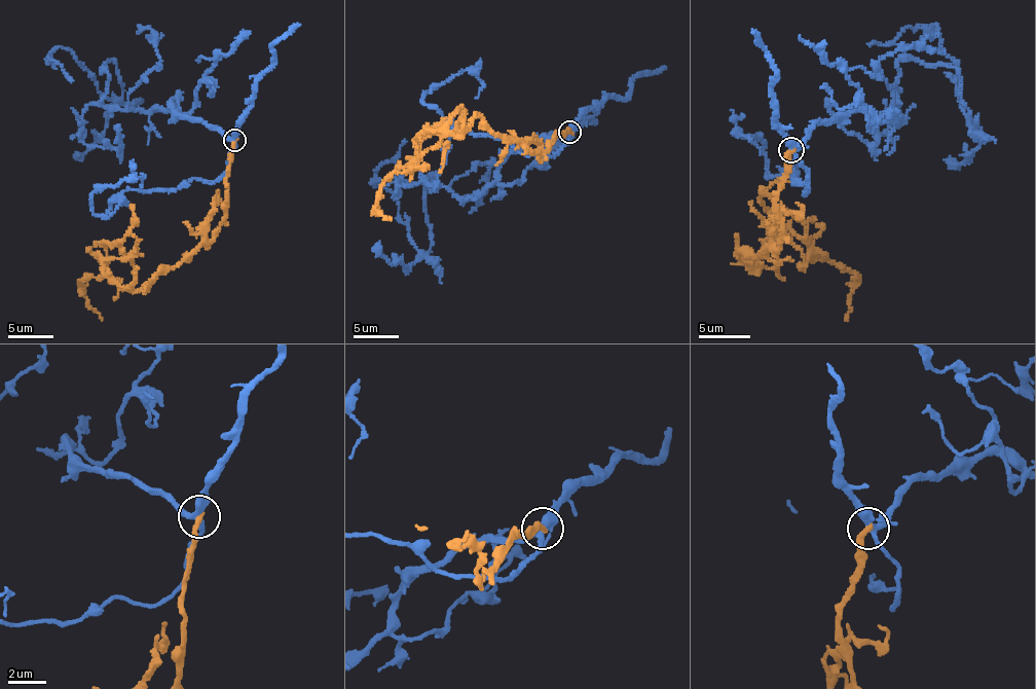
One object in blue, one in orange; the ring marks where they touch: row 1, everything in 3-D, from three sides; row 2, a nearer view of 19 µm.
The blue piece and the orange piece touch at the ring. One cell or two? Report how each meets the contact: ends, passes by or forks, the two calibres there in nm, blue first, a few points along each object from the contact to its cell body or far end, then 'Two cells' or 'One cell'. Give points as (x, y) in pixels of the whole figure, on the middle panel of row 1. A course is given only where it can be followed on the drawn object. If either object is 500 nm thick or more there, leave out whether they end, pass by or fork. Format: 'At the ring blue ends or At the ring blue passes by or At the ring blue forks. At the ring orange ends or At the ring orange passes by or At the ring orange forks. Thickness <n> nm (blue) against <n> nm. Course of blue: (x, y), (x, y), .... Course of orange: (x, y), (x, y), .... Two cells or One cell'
At the ring blue forks. At the ring orange ends. Thickness 320 nm (blue) against 320 nm. Course of blue: (570, 132), (514, 149), (471, 198), (424, 181), (433, 176), (426, 252), (376, 182), (404, 139). Course of orange: (570, 132), (539, 152), (473, 117), (457, 134), (418, 136), (411, 166), (395, 172), (375, 204), (391, 218). Two cells

